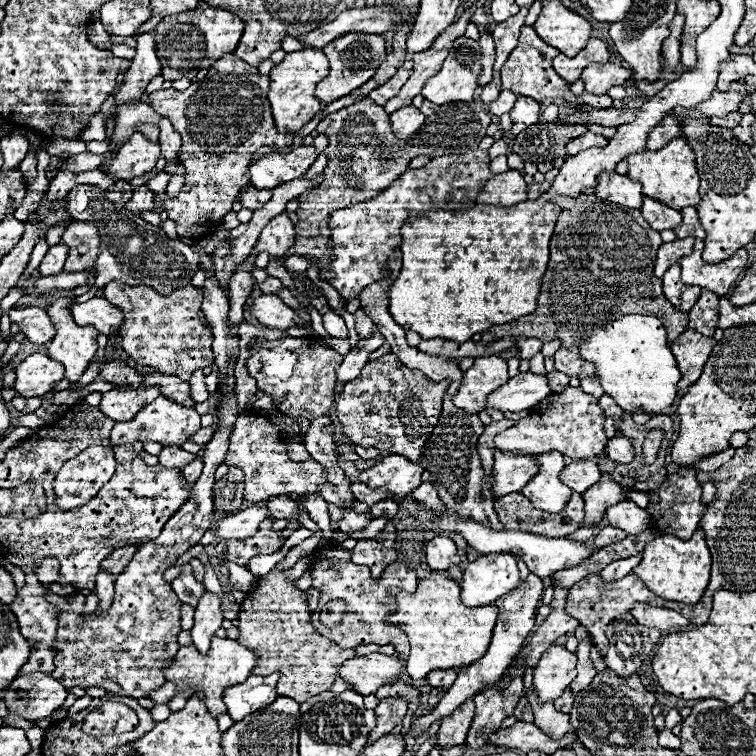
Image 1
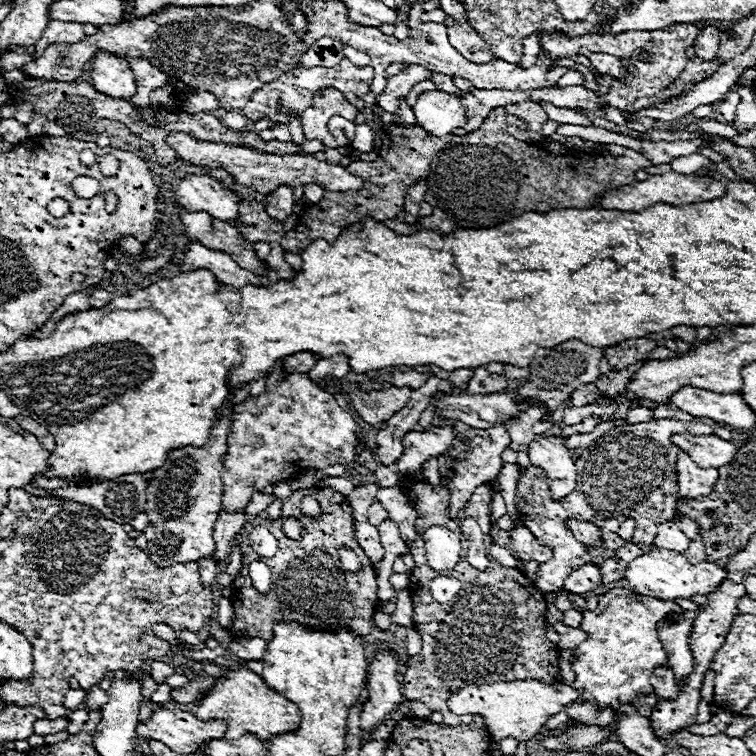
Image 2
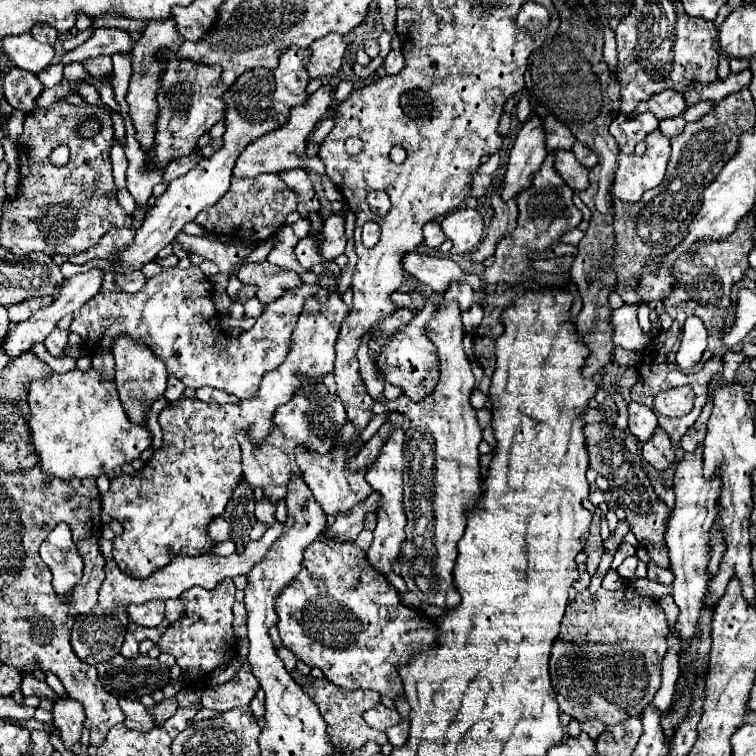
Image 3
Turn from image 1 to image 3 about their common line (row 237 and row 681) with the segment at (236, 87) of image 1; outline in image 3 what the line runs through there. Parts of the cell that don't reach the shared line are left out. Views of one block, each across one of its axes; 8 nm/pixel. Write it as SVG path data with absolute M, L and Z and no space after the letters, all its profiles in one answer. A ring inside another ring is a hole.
M228 578L222 580L214 590L204 590L200 586L194 586L180 596L180 602L186 608L184 616L166 628L158 646L160 652L172 654L176 658L176 664L184 672L186 684L202 686L206 674L236 658L238 648L236 648L236 636L232 632L232 620L234 620L232 604L236 602L234 594L236 594L234 580Z

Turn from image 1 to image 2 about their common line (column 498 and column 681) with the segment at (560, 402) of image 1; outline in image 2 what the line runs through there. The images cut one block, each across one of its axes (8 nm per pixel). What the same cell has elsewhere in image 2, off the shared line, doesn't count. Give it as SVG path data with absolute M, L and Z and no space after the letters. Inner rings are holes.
M676 434L672 436L672 444L676 444L682 452L686 452L692 462L702 468L720 468L732 462L736 454L736 446L718 436L692 436L692 434Z

